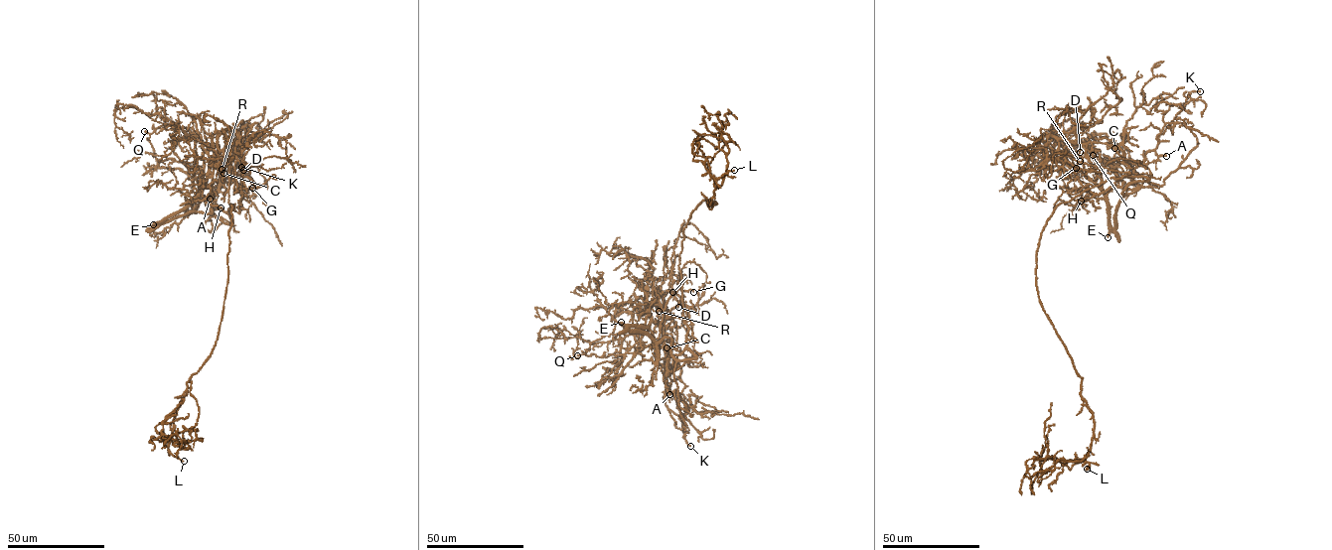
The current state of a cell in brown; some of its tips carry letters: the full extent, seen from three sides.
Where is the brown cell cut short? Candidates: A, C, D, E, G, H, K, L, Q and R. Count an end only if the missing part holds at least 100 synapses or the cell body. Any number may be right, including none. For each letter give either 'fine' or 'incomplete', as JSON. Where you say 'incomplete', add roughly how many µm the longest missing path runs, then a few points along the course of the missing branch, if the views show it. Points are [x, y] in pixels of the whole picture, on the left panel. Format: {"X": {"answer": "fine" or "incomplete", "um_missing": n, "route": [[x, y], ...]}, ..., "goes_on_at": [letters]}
{"A": {"answer": "fine"}, "C": {"answer": "fine"}, "D": {"answer": "fine"}, "E": {"answer": "incomplete", "um_missing": 140, "route": [[153, 224], [125, 233], [103, 249], [69, 251], [56, 239], [22, 191]]}, "G": {"answer": "fine"}, "H": {"answer": "incomplete", "um_missing": 250, "route": [[221, 207], [246, 226], [240, 356], [257, 435], [270, 452], [300, 437], [286, 423]]}, "K": {"answer": "fine"}, "L": {"answer": "fine"}, "Q": {"answer": "fine"}, "R": {"answer": "fine"}, "goes_on_at": ["E", "H"]}

